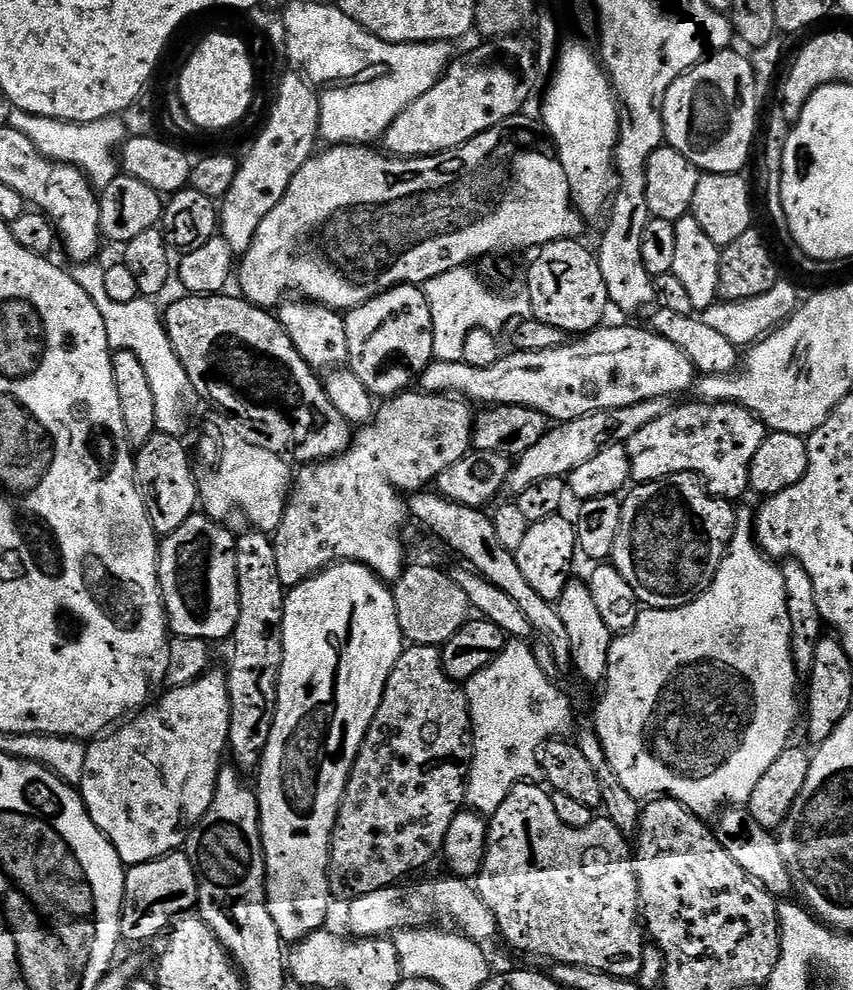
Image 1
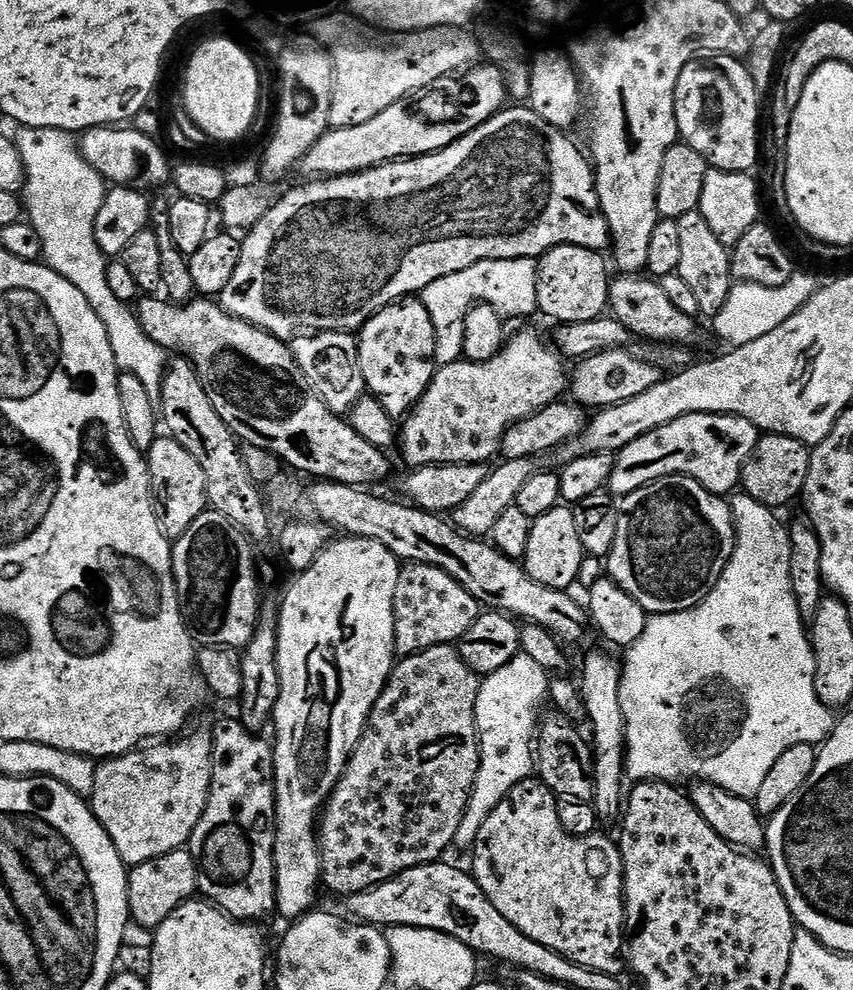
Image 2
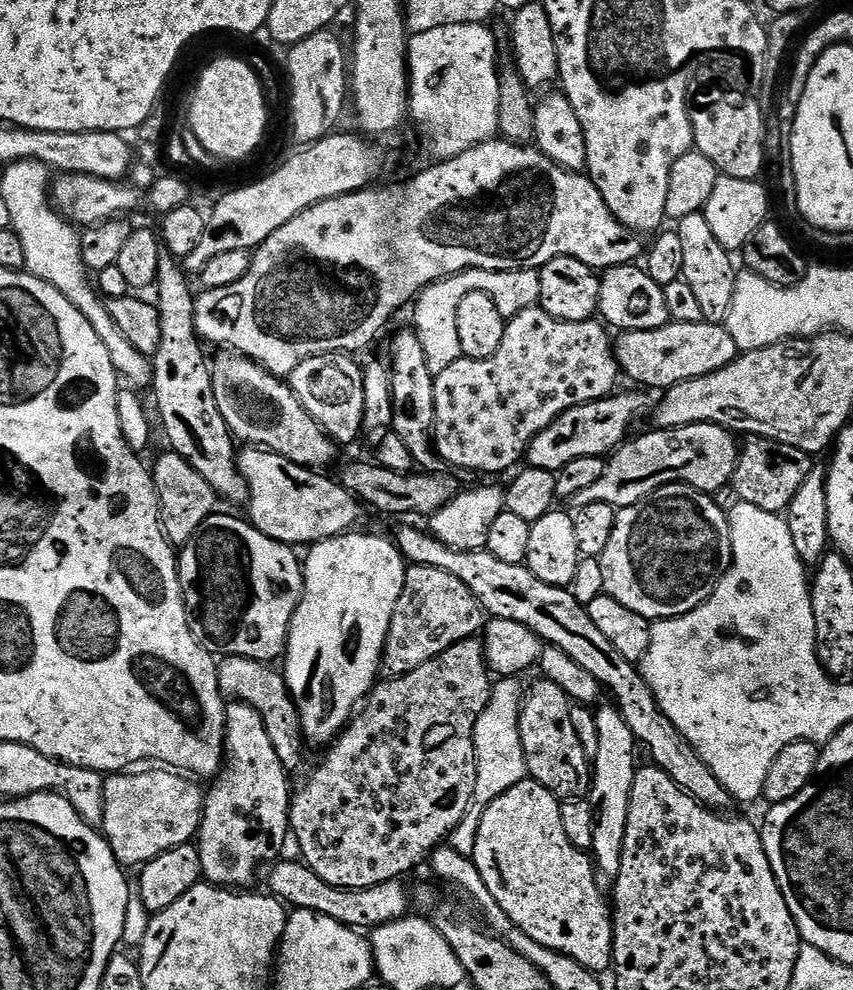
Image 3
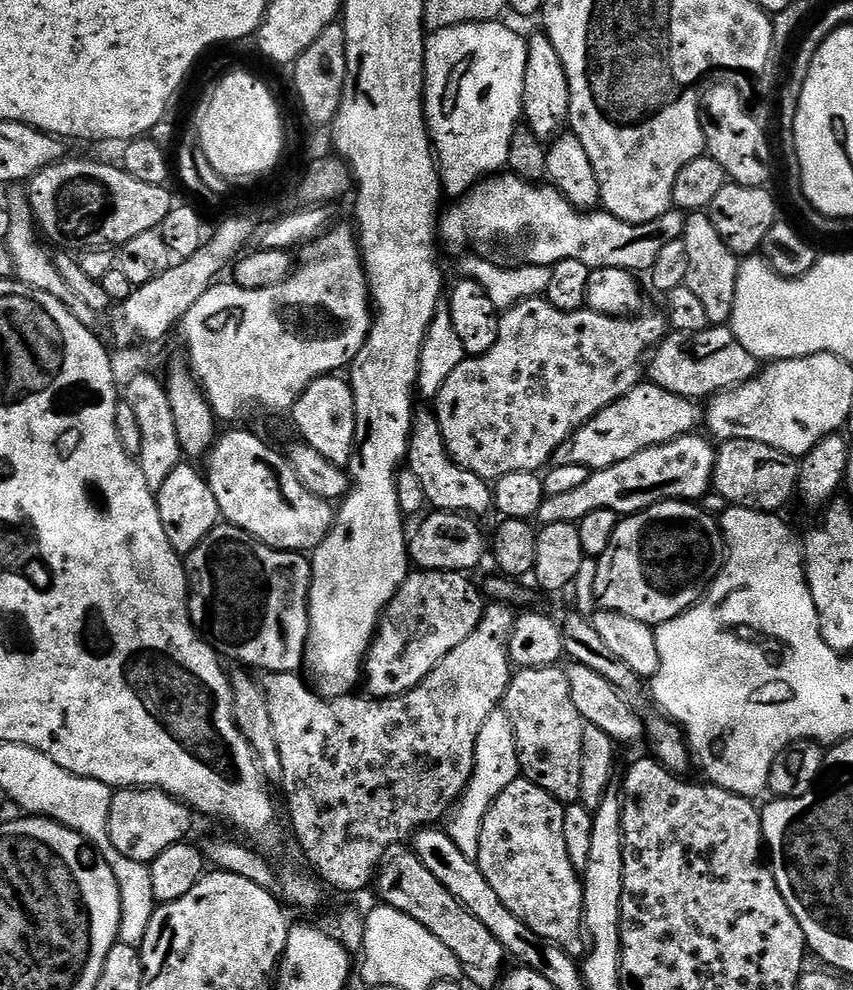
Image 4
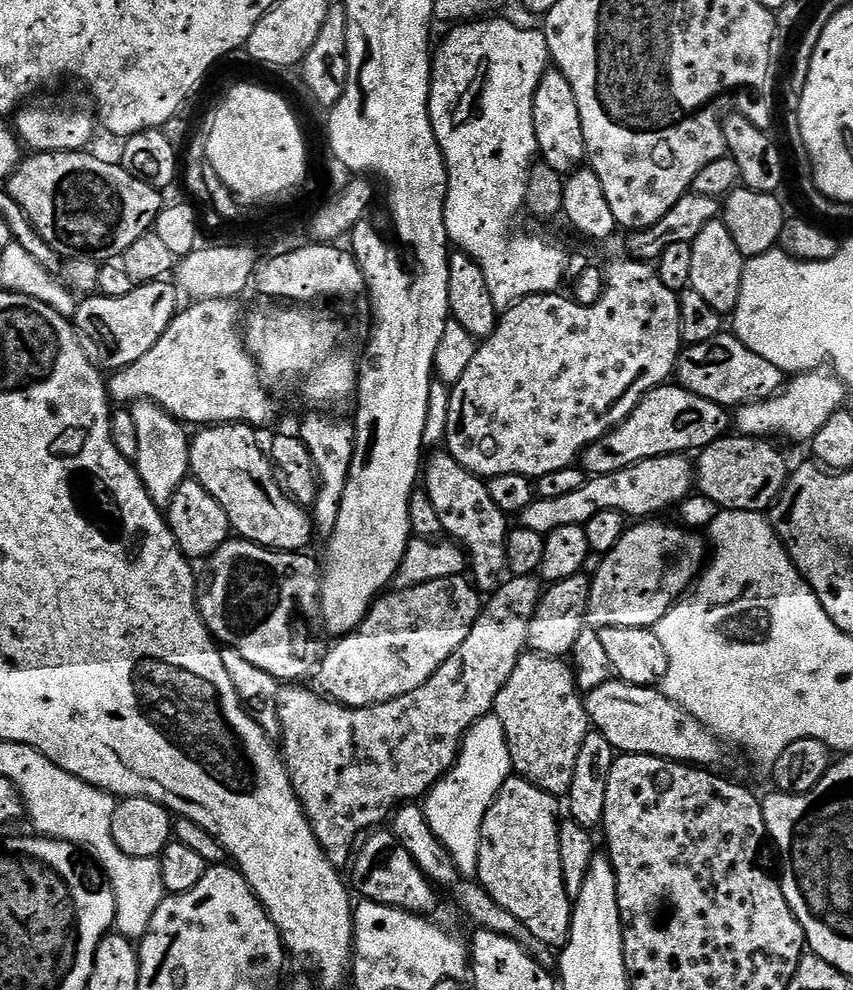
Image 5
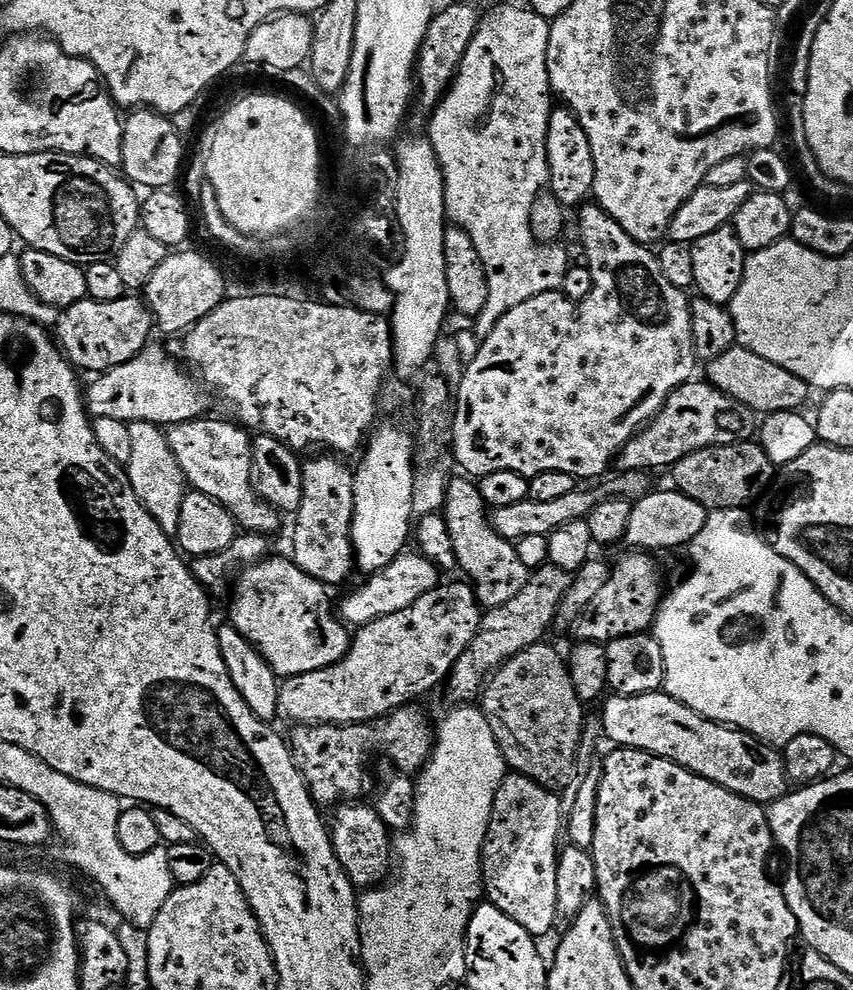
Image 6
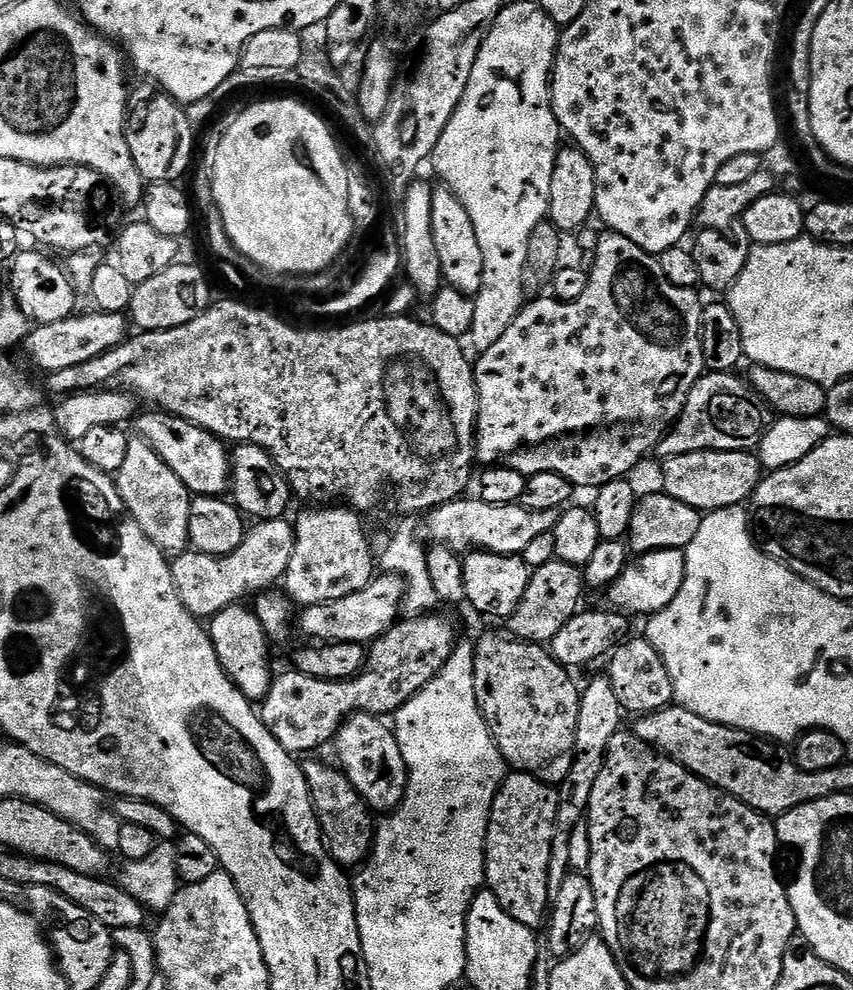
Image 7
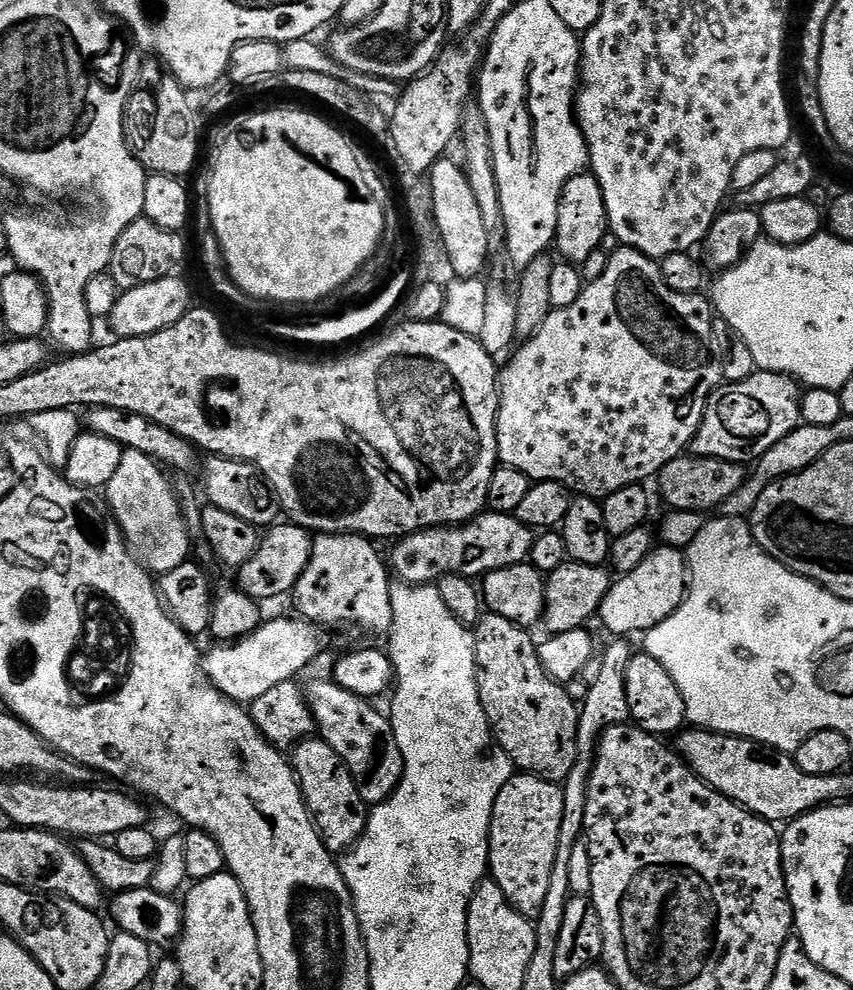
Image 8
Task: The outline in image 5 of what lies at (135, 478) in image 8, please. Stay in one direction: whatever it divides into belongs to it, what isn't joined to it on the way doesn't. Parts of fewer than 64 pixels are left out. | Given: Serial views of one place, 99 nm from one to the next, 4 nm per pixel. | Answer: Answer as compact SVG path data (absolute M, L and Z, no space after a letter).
M138 400L131 405L134 426L138 429L138 454L134 461L136 473L142 478L142 486L146 486L146 494L156 507L164 510L174 498L174 490L190 476L190 436L185 425L173 418L169 412L162 410L149 400Z

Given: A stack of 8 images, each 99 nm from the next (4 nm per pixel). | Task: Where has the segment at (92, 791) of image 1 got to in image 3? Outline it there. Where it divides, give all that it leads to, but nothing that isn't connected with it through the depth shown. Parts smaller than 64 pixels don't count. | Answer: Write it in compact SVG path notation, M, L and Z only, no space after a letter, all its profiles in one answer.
M132 770L127 774L112 774L104 781L104 823L102 825L102 835L107 840L110 850L116 856L117 862L122 866L129 866L128 864L136 864L135 866L143 866L148 863L149 860L158 858L166 850L171 848L177 848L183 844L189 843L199 833L200 830L200 816L204 812L204 798L205 793L200 792L200 788L195 779L189 778L187 775L181 774L176 770L160 770L164 772L136 772L140 770Z

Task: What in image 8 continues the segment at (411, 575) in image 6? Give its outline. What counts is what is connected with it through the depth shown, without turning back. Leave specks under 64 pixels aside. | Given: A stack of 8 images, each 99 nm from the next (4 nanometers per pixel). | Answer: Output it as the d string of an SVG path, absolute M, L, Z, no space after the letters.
M284 616L277 620L265 619L249 636L217 643L217 648L210 649L203 657L202 671L205 677L223 696L241 706L251 705L253 700L262 698L262 694L278 686L278 682L296 680L303 668L310 667L323 654L329 633L311 620L295 619L287 620Z

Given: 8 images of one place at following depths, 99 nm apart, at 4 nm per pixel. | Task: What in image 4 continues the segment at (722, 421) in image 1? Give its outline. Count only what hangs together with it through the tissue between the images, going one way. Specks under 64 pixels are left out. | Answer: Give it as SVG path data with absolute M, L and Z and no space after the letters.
M707 435L679 436L662 446L650 446L626 462L593 471L575 490L567 494L545 496L535 519L541 525L554 522L576 524L590 510L614 510L621 517L641 512L663 500L690 500L700 502L712 488L712 471L716 465L716 448Z

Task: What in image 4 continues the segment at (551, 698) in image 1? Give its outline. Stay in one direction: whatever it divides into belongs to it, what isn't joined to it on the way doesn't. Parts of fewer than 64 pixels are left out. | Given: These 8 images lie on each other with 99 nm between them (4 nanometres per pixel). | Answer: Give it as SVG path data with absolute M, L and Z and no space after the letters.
M497 710L488 715L478 734L476 765L472 771L468 789L460 797L446 824L448 835L458 846L458 850L462 850L462 854L466 854L466 858L475 860L480 841L480 827L485 814L488 813L490 806L498 798L498 794L502 794L502 790L506 790L506 786L510 786L510 782L514 782L519 776L520 763L518 762L518 750L514 738L514 726L504 711Z

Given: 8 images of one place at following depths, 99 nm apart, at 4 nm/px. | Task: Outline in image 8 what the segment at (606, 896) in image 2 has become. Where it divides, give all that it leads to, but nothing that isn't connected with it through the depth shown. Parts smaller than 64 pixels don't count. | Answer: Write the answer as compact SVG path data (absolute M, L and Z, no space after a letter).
M514 774L502 786L492 811L488 835L488 872L502 886L502 894L523 916L540 915L542 902L550 891L550 874L558 854L558 830L562 826L563 787L540 776Z

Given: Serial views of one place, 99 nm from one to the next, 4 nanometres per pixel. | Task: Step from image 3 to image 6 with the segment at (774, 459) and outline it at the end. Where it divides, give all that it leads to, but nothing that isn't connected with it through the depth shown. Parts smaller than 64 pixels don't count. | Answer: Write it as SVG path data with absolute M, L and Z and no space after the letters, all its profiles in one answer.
M749 442L703 448L694 454L686 454L686 458L672 465L670 475L677 492L701 503L706 510L728 512L732 508L748 510L751 504L760 499L763 501L777 479L778 468L759 442Z

